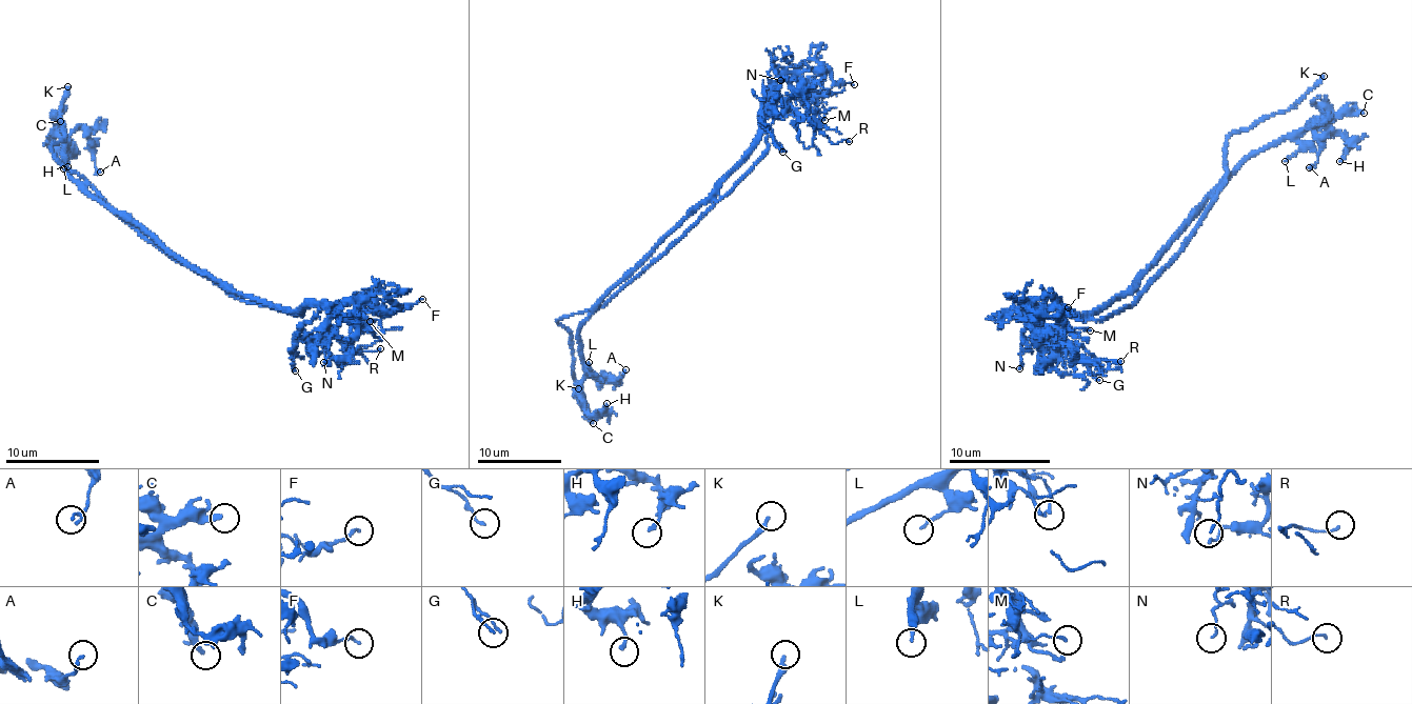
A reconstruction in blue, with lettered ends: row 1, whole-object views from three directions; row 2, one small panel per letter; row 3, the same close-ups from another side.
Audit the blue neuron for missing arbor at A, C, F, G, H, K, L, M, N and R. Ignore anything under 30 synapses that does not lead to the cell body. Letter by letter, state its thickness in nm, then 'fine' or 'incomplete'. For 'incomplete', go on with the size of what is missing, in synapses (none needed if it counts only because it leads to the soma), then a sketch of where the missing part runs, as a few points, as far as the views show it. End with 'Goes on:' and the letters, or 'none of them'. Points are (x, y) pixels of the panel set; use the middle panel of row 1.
A: 110 nm thick; fine
C: 130 nm thick; fine
F: 130 nm thick; fine
G: 130 nm thick; fine
H: 160 nm thick; fine
K: 220 nm thick; incomplete
L: 160 nm thick; fine
M: 140 nm thick; fine
N: 120 nm thick; fine
R: 100 nm thick; fine
Goes on: K

